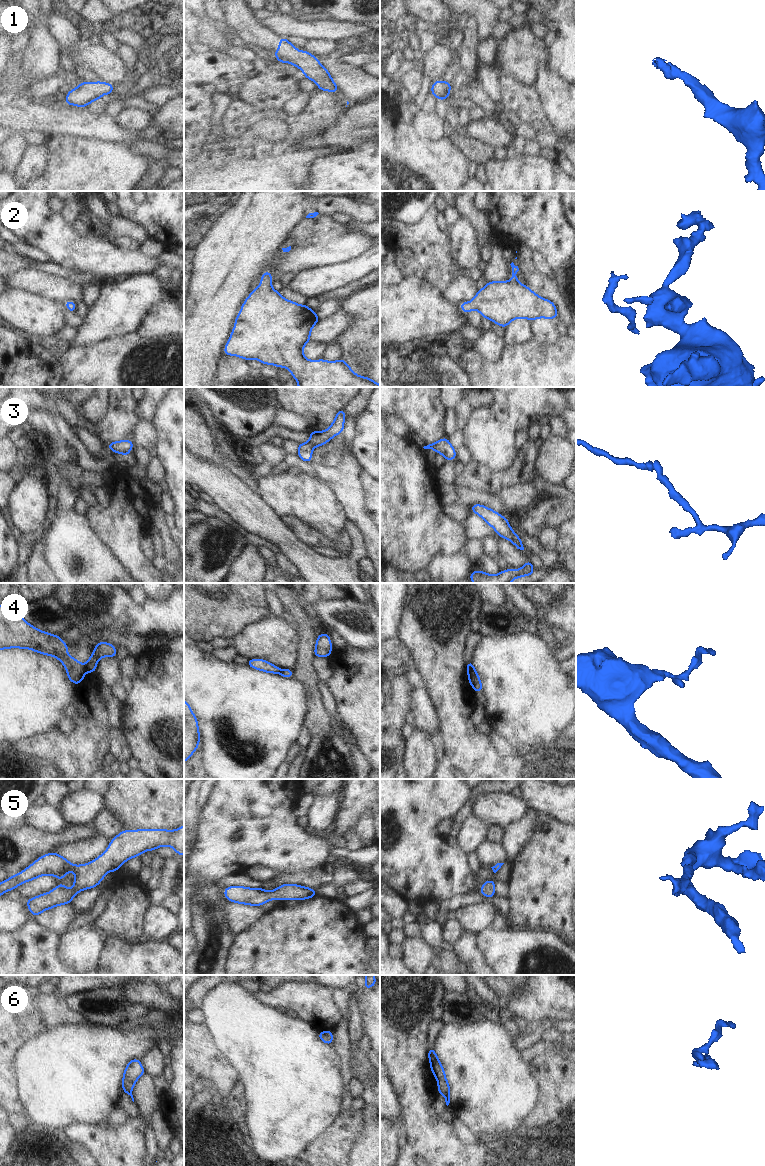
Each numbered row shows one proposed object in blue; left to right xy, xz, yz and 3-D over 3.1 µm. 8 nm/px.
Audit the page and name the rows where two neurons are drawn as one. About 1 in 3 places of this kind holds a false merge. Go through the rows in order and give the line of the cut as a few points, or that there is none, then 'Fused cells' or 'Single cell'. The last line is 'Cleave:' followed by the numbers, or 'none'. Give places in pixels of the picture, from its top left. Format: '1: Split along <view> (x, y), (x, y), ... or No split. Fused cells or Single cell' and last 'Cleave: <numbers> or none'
1: No split. Single cell
2: No split. Single cell
3: No split. Single cell
4: Split along xy (84, 665), (85, 670). Fused cells
5: No split. Single cell
6: No split. Single cell
Cleave: 4

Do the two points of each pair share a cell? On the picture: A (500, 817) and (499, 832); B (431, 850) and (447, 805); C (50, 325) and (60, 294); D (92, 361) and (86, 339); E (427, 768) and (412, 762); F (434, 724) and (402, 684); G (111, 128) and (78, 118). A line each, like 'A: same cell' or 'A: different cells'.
A: different cells
B: same cell
C: different cells
D: different cells
E: same cell
F: different cells
G: same cell

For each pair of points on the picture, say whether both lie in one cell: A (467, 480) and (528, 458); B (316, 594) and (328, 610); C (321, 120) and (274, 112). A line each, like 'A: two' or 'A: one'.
A: one
B: two
C: one

